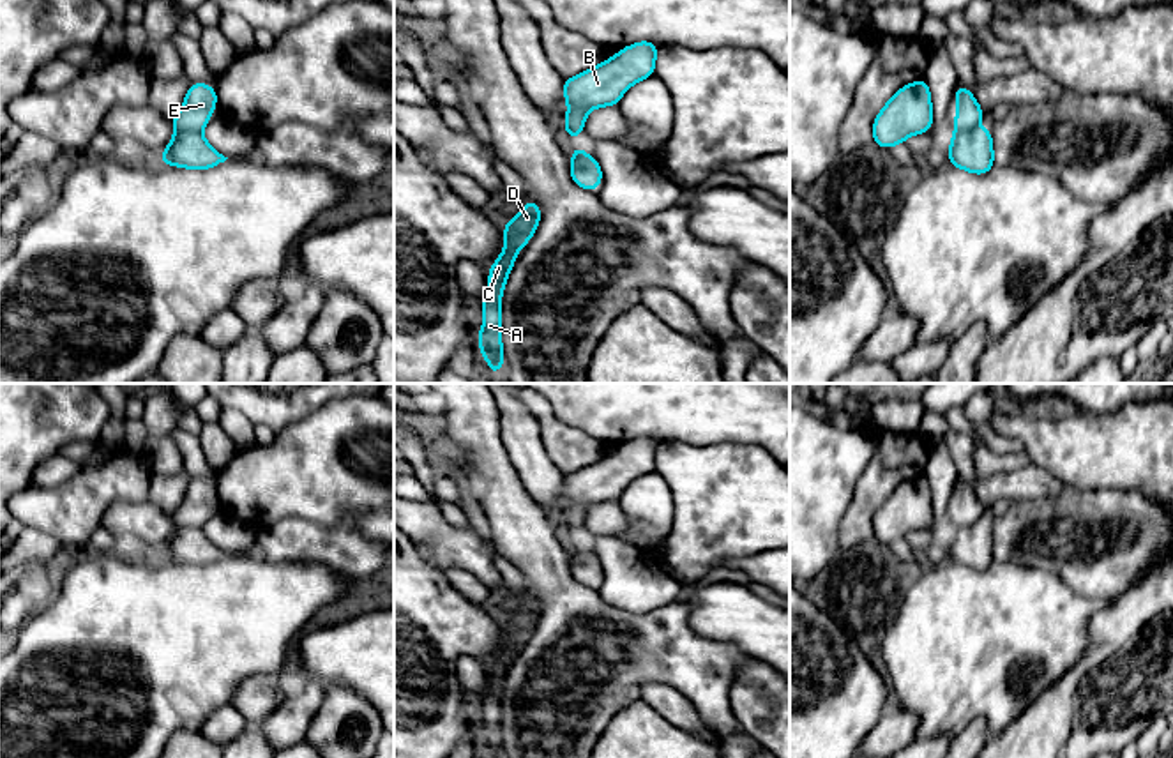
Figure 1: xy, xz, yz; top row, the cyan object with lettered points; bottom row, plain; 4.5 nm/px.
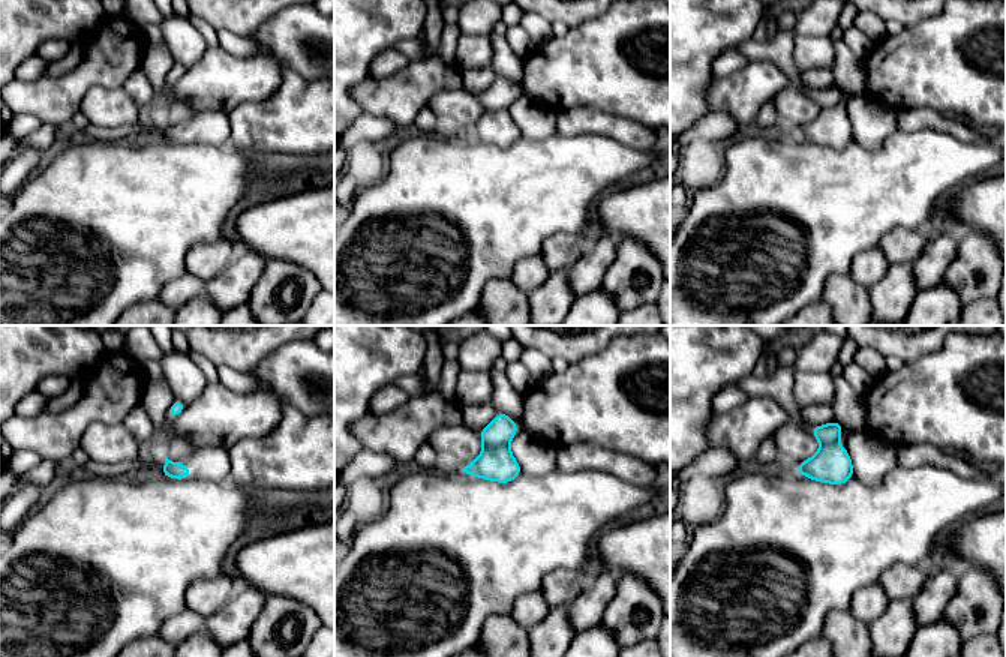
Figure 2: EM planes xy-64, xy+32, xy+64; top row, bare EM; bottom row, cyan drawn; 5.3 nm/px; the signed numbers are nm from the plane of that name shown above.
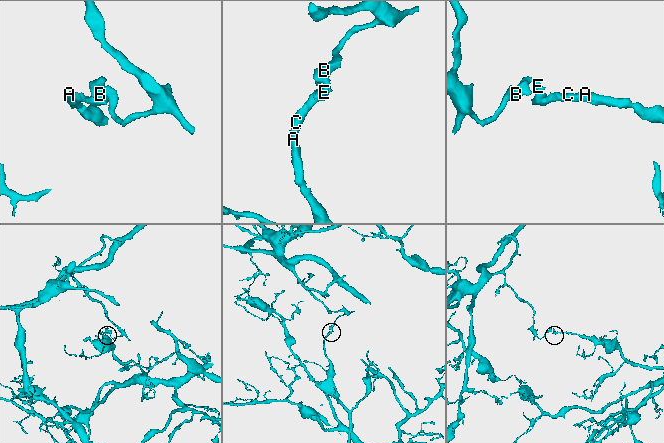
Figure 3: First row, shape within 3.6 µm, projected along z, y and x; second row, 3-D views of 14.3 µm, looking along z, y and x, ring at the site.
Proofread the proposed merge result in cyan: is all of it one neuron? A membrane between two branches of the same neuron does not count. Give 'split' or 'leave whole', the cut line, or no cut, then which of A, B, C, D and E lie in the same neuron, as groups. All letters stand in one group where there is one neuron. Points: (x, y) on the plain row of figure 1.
split | xy (177, 525), (198, 527) | A C D / B E

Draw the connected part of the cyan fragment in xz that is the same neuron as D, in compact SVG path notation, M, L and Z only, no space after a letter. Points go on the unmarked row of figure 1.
M528 595L523 606L503 620L505 643L498 656L488 664L489 680L484 696L479 700L484 709L482 726L477 737L488 758L503 758L503 740L500 733L502 705L500 696L507 671L516 657L516 648L526 641L541 617L541 601Z

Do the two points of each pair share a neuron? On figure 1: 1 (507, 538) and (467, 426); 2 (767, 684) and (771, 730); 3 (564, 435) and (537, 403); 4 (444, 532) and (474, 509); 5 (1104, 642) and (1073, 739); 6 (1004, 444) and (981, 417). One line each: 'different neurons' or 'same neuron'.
1: same neuron
2: same neuron
3: same neuron
4: different neurons
5: same neuron
6: same neuron

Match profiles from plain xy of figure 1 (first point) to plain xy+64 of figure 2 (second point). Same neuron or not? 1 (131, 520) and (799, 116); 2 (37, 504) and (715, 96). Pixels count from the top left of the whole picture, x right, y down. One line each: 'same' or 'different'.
1: same
2: same

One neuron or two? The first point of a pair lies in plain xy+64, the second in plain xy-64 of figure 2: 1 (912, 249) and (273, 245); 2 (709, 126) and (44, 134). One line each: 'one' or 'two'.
1: two
2: two

